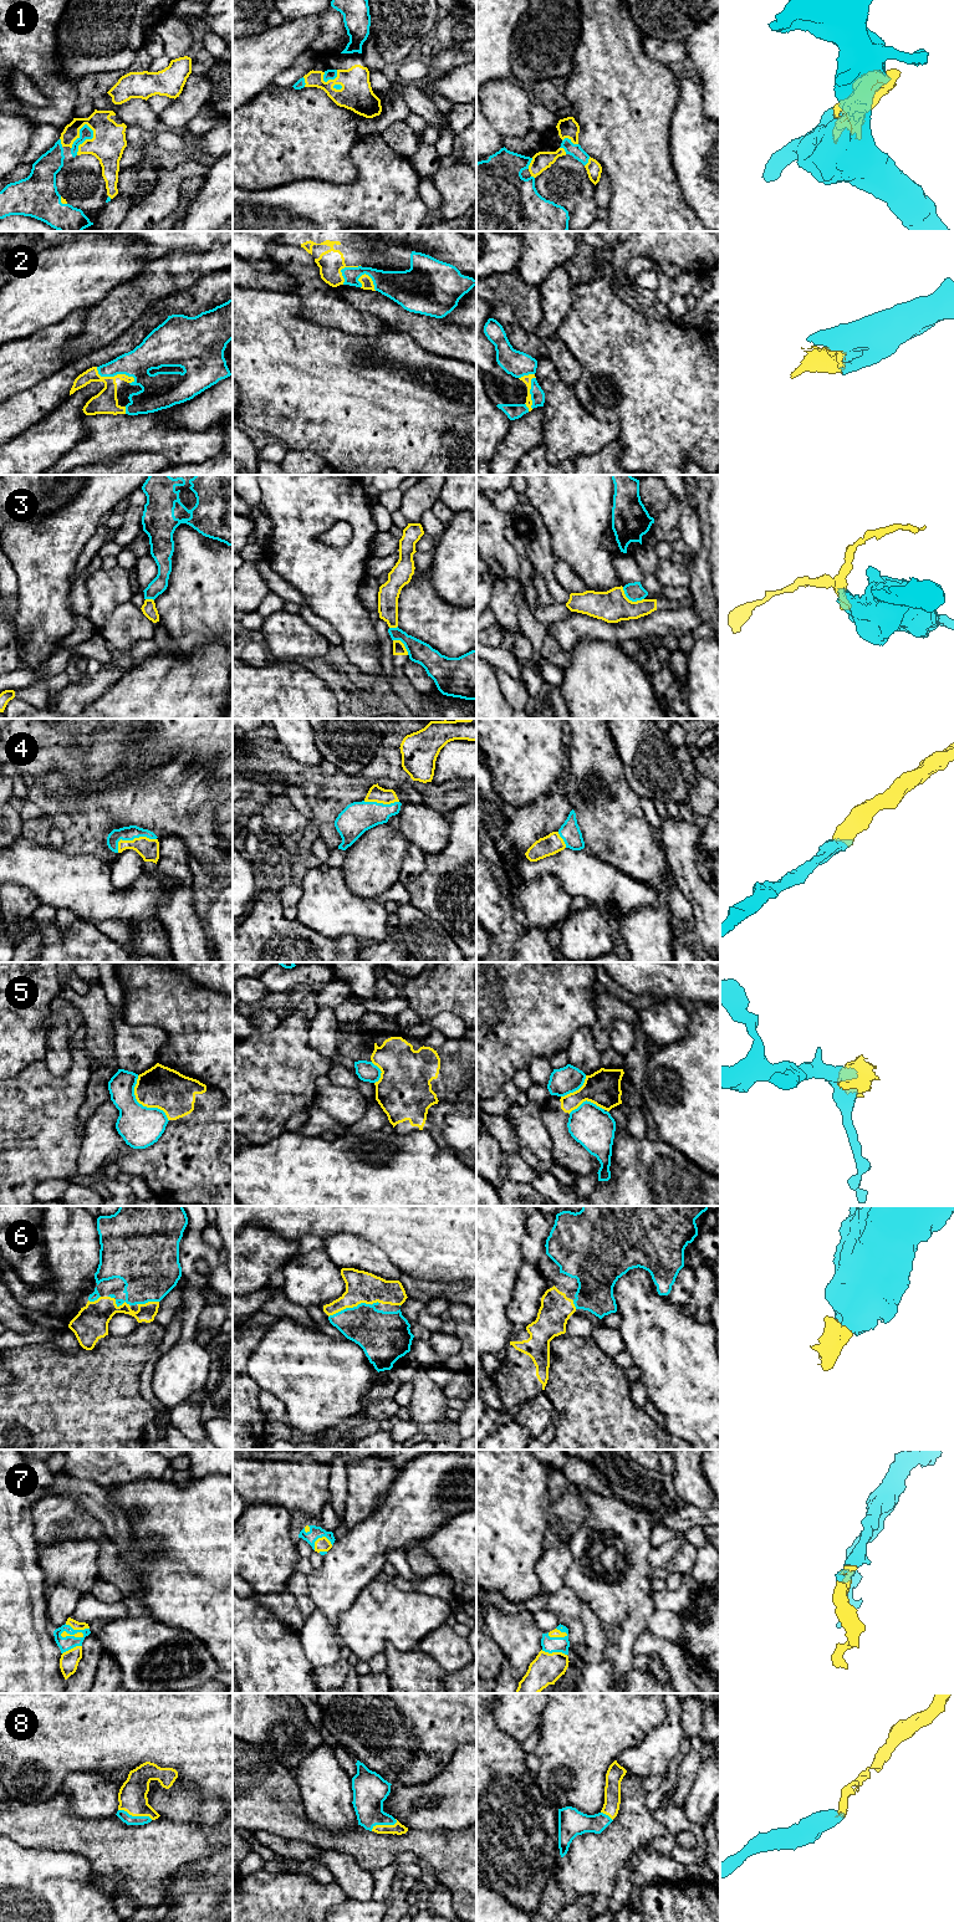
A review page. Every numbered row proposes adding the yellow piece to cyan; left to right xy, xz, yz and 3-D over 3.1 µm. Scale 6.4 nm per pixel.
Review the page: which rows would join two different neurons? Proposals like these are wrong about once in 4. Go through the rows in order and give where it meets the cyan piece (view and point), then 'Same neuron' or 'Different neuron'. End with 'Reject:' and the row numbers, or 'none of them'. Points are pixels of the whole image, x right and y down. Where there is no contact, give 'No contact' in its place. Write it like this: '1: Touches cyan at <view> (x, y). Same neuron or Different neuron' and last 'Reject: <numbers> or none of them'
1: Touches cyan at xy (87, 138). Same neuron
2: Touches cyan at xy (115, 374). Same neuron
3: Touches cyan at yz (631, 599). Different neuron
4: Touches cyan at xy (132, 839). Same neuron
5: Touches cyan at xy (141, 1104). Different neuron
6: Touches cyan at xz (348, 1308). Same neuron
7: Touches cyan at yz (557, 1637). Same neuron
8: Touches cyan at xy (136, 1816). Same neuron
Reject: 3, 5

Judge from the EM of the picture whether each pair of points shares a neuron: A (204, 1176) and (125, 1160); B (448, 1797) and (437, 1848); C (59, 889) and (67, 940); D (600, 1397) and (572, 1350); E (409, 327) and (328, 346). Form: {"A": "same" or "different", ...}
{"A": "same", "B": "different", "C": "different", "D": "same", "E": "different"}

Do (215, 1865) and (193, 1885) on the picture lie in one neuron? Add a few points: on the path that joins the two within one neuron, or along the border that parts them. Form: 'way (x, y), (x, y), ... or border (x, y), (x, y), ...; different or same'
way (210, 1870), (198, 1882); same

